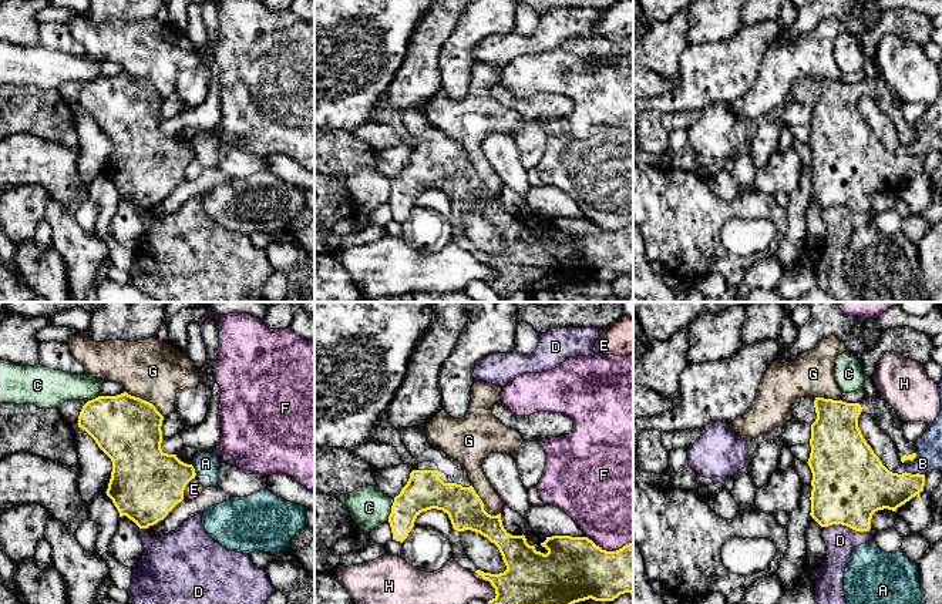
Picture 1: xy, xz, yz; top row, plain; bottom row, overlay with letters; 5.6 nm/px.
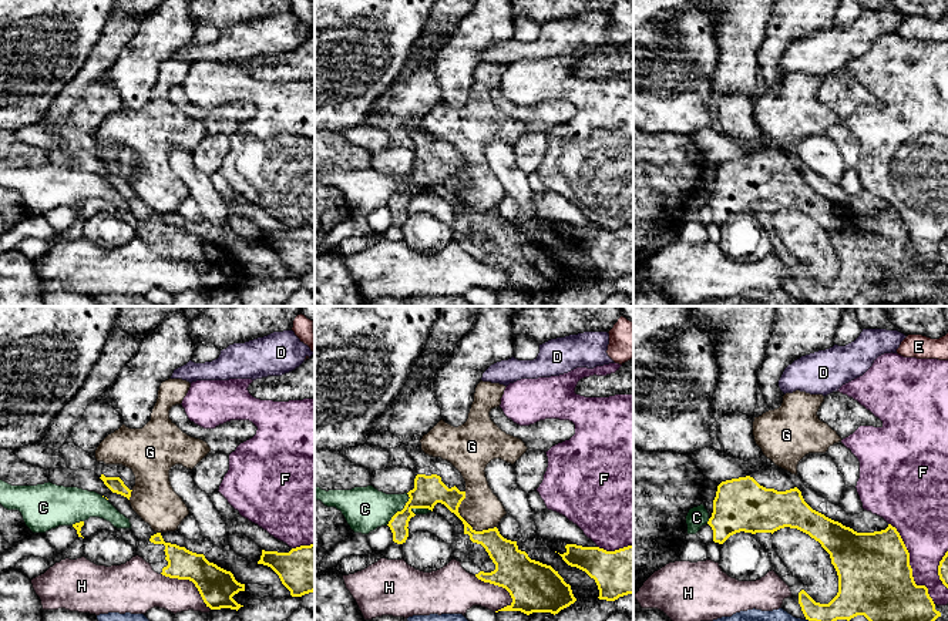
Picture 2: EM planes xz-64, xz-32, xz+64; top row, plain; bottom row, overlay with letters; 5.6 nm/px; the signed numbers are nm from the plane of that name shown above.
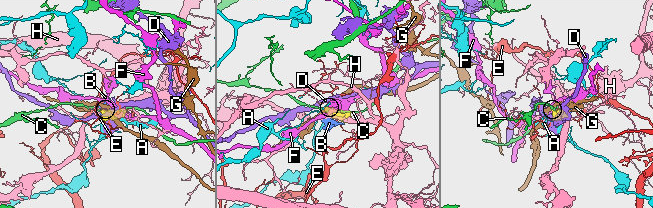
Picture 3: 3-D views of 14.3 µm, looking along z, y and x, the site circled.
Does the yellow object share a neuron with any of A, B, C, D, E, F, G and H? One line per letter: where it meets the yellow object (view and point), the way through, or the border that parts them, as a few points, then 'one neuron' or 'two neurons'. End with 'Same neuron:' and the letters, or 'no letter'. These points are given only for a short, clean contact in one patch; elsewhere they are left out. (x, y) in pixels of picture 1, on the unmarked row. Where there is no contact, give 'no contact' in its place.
A: contact xy (194, 151); two neurons
B: contact yz (917, 154); two neurons
C: contact xz (392, 191); two neurons
D: contact yz (845, 205); border yz (823, 207), (845, 205), (855, 211), (868, 212); two neurons
E: contact xy (185, 167); two neurons
F: contact xz (609, 232); two neurons
G: contact xz (483, 185); two neurons
H: contact xz (495, 274); border xz (491, 265), (495, 275), (487, 282); two neurons
Same neuron: no letter

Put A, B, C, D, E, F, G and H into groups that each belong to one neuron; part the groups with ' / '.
A / B / C / D / E / F / G / H

